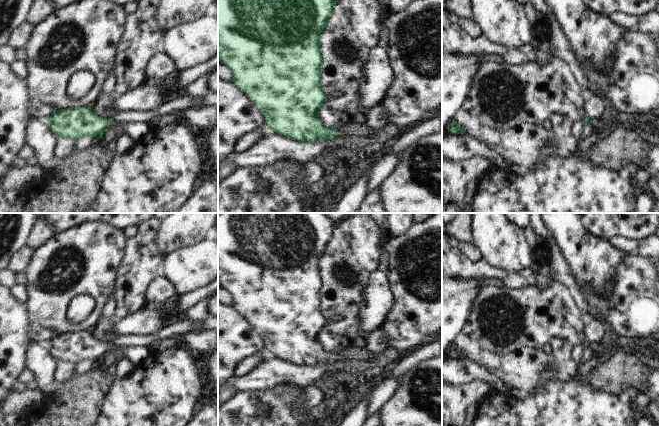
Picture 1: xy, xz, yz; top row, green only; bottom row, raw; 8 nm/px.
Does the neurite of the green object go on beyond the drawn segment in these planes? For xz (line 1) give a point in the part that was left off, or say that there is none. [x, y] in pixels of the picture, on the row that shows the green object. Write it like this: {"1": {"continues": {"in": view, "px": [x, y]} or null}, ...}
{"1": {"continues": {"in": "xz", "px": [360, 129]}}}

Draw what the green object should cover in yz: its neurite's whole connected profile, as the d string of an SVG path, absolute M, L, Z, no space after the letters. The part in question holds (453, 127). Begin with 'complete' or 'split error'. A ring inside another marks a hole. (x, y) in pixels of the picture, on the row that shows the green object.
complete; M452 121L449 124L449 126L447 128L447 132L450 132L450 133L453 133L453 134L463 134L463 133L465 133L464 129L459 124L457 124L455 121Z

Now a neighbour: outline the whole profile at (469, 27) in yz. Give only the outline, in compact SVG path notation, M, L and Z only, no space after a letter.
M459 19L457 24L462 31L464 31L468 36L476 39L481 36L480 28L472 21L466 19Z

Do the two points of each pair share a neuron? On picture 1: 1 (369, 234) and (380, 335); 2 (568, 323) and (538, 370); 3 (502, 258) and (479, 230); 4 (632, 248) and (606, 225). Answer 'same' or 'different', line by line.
1: different
2: same
3: same
4: different

